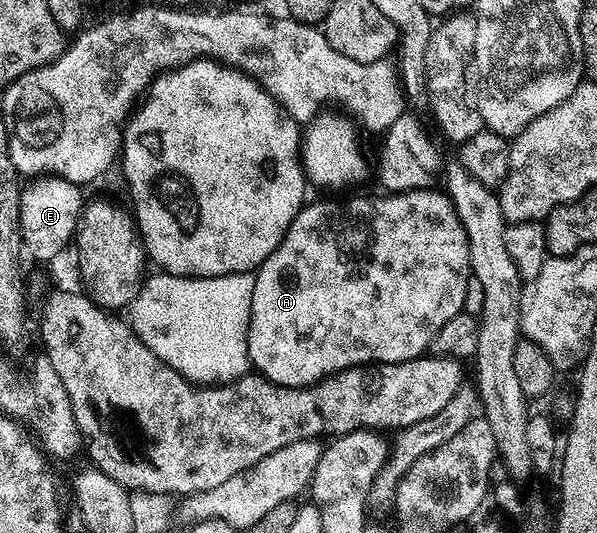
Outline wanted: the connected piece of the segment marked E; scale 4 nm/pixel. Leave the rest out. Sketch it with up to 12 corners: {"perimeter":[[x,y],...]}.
{"perimeter":[[63,177],[22,186],[26,252],[50,255],[74,238],[85,197]]}

